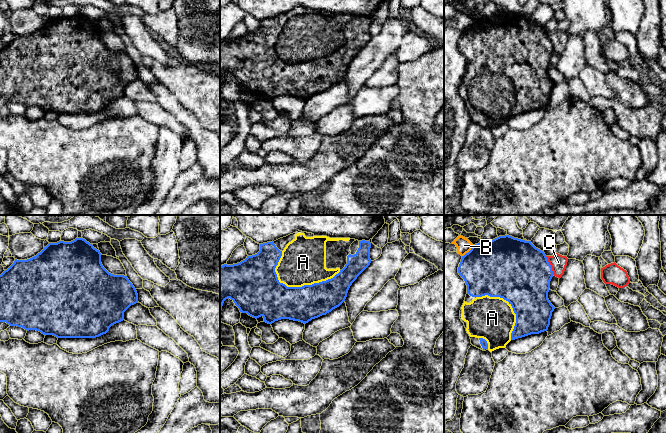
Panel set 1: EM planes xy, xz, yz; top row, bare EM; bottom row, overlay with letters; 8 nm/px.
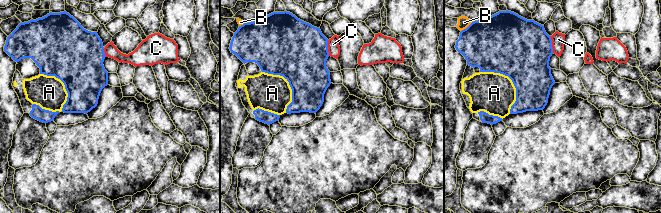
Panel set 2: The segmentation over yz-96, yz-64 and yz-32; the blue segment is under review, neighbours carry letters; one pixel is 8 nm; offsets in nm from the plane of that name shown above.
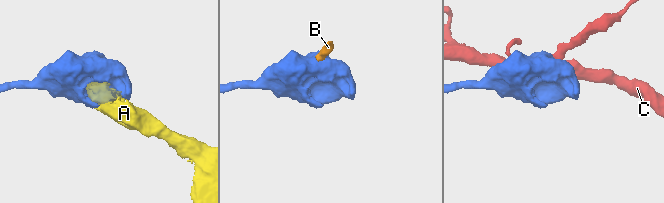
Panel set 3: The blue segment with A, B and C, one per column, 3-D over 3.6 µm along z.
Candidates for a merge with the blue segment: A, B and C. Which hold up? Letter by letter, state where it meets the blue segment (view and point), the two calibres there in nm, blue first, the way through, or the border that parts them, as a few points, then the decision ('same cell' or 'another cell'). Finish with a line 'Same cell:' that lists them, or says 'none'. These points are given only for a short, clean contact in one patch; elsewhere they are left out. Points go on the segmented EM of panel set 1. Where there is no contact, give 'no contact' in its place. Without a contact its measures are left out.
A: contact xz (303, 286); calibres 300 and 360 nm; same cell
B: contact yz (469, 251); calibres 460 and 120 nm; border yz (473, 245), (462, 256); another cell
C: contact yz (550, 265); calibres 480 and 130 nm; another cell
Same cell: A

